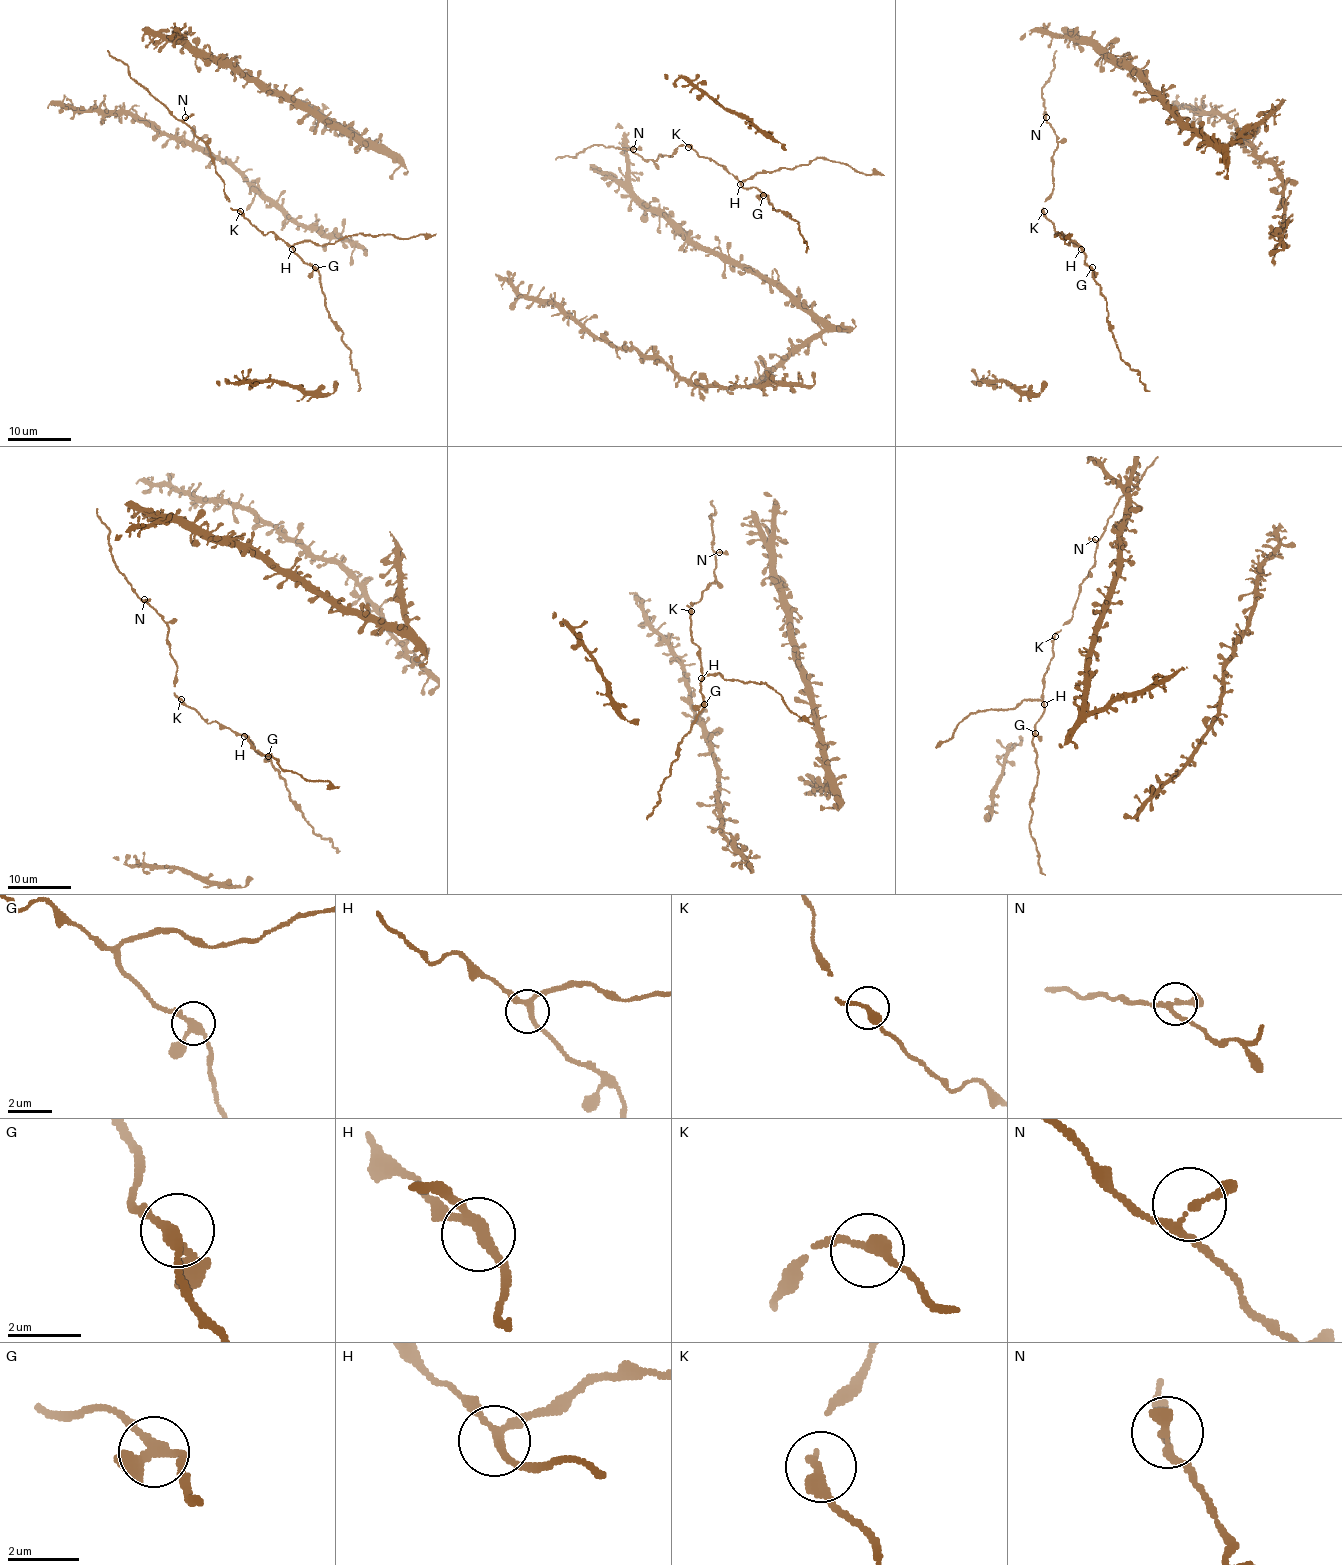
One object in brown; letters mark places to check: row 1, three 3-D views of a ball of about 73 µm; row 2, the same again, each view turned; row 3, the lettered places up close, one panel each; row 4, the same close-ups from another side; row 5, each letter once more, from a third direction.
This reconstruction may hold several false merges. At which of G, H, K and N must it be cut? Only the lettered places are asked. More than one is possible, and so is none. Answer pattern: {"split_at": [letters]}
{"split_at": []}

